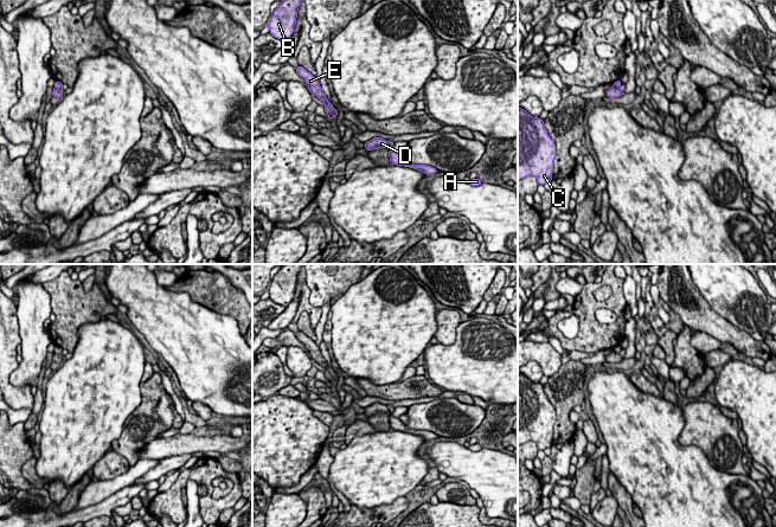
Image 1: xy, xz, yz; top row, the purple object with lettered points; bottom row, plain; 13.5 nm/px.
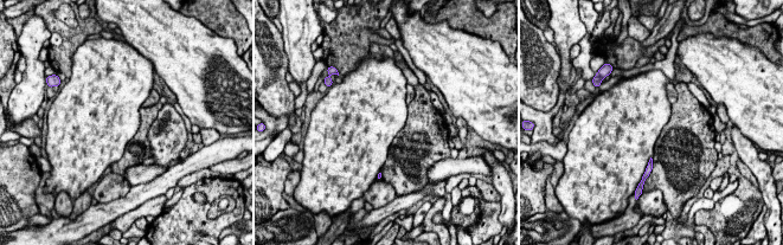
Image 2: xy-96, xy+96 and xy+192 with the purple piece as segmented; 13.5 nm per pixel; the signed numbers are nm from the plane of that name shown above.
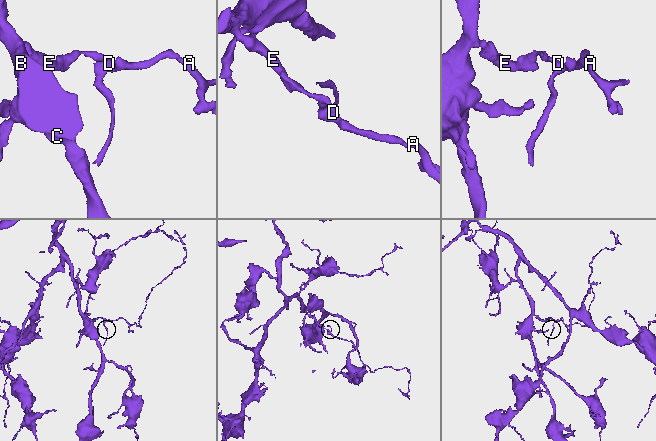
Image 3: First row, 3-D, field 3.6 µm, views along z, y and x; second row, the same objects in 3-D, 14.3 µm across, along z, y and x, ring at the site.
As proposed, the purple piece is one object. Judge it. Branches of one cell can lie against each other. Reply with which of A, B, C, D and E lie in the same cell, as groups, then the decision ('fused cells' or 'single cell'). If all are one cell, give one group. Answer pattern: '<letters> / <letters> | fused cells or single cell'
A D / B C E | fused cells

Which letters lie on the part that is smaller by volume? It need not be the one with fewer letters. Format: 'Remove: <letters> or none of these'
Remove: A, D

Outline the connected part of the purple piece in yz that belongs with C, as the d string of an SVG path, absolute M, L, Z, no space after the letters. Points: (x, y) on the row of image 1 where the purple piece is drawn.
M518 108L518 180L533 175L539 185L552 181L556 144L544 127L544 120L532 117L526 110Z

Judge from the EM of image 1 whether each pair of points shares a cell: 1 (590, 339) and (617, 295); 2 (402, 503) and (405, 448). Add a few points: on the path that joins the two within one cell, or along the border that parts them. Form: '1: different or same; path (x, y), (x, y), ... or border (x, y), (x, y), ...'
1: same; path (590, 326), (590, 312), (597, 304), (604, 304)
2: different; border (404, 495), (390, 503), (382, 503), (376, 507)

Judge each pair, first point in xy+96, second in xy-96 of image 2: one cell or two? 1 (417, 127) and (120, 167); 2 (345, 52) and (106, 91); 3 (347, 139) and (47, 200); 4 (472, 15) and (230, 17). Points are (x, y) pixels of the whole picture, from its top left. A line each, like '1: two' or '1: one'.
1: one
2: two
3: two
4: one

